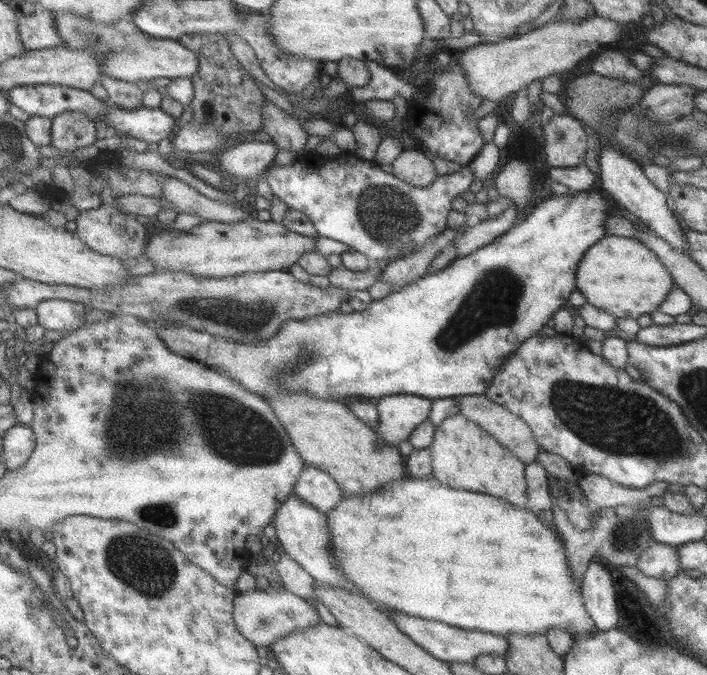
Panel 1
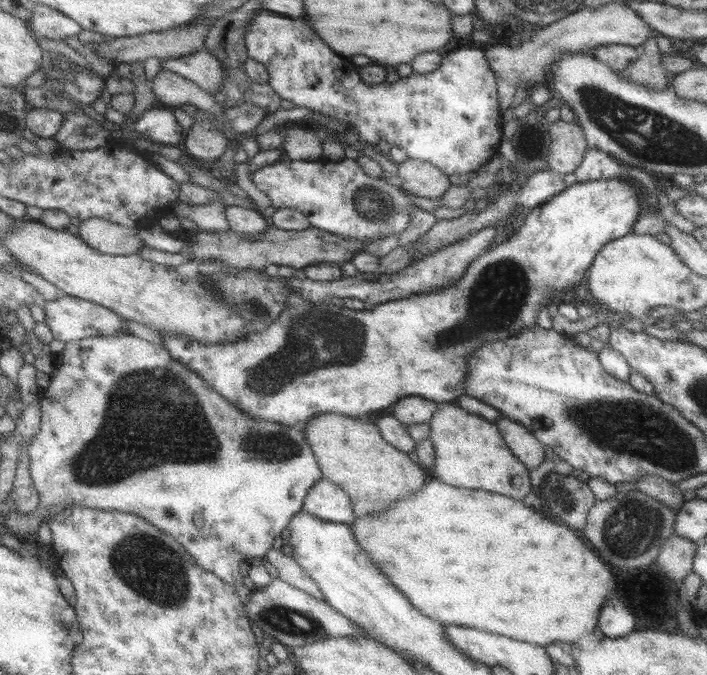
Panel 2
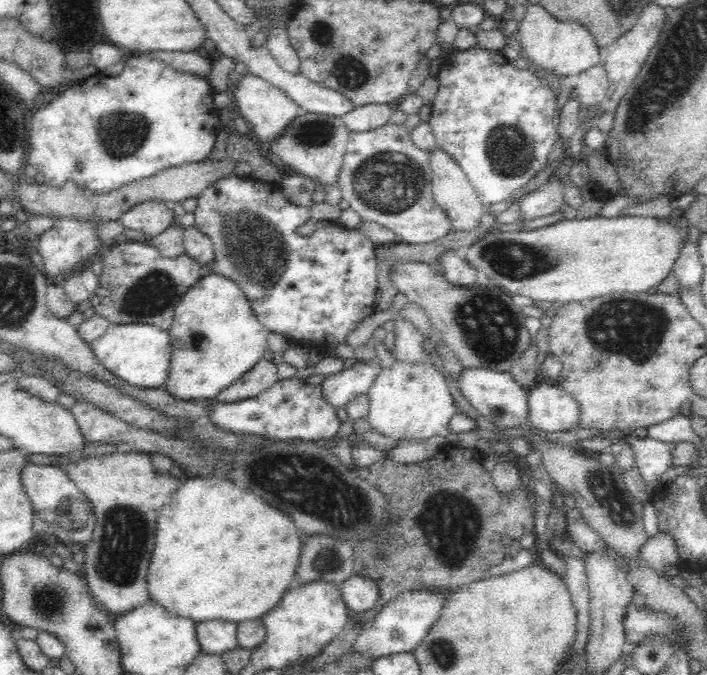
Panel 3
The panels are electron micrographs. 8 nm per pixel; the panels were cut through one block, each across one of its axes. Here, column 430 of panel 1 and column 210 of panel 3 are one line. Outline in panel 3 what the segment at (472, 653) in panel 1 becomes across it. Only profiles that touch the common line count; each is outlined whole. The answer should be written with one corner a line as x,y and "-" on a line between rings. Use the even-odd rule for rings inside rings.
222,619
198,621
196,636
202,651
221,654
238,647
238,623

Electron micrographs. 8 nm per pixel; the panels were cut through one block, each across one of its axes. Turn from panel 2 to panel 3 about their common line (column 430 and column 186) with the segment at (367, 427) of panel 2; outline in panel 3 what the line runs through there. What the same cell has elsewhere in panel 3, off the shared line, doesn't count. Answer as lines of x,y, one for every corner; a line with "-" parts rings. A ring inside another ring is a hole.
116,451
100,456
93,454
85,460
72,458
72,462
64,462
62,465
68,471
70,479
74,479
90,499
96,519
92,540
86,544
81,575
88,586
90,596
96,602
104,604
107,610
115,615
144,604
151,598
148,592
148,568
156,544
156,520
164,504
170,502
172,496
182,488
182,484
191,477
183,469
178,476
174,476
169,470
158,471
153,466
152,456
150,452

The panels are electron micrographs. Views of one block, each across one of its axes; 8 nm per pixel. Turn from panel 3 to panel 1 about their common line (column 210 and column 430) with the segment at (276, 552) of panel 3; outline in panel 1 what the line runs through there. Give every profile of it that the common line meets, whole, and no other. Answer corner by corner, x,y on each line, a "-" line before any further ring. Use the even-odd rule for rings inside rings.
405,476
400,479
391,480
387,486
379,489
374,494
366,494
360,497
350,497
344,494
340,503
334,509
326,513
330,528
330,543
332,558
336,567
350,580
359,593
363,593
372,603
381,603
392,610
407,613
429,620
438,620
457,628
490,632
497,635
509,636
511,633
527,633
536,635
550,628
557,627
563,632
575,632
575,635
589,635
595,630
594,622
587,614
581,599
580,582
574,583
571,578
570,569
566,565
565,542
555,532
552,525
547,525
540,515
529,512
526,507
515,505
502,500
497,496
491,496
480,492
471,492
463,489
443,486
442,481
434,476
423,478

